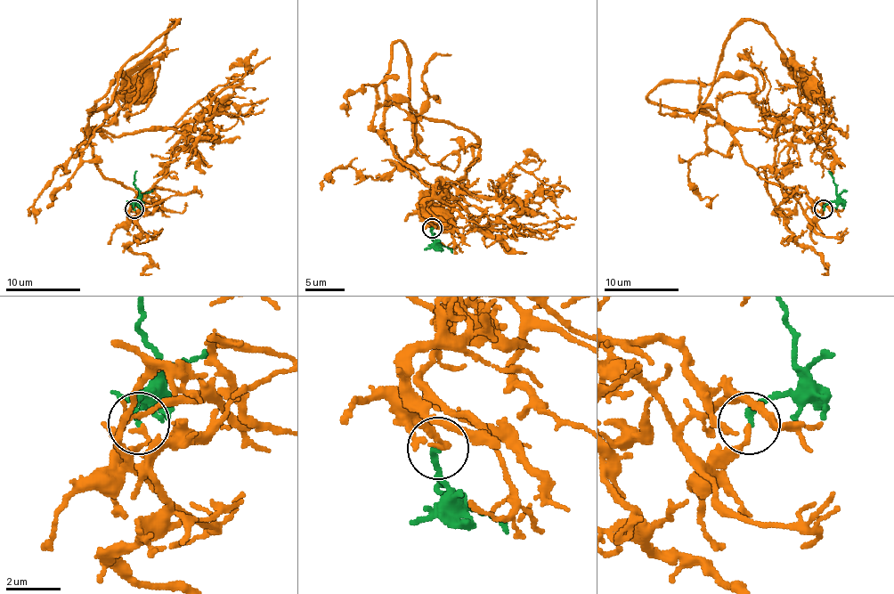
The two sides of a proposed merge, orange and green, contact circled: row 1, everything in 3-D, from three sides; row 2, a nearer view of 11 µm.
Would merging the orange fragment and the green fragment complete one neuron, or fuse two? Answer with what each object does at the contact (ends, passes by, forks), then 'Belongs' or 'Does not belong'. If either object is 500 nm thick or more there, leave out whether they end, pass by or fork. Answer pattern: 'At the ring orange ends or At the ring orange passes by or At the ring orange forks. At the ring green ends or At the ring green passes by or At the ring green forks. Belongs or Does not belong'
At the ring orange ends. At the ring green ends. Does not belong

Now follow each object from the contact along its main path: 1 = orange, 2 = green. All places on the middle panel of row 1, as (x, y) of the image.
1: (433, 227), (426, 206), (434, 191), (383, 134), (391, 104), (449, 120), (476, 142), (475, 160), (425, 221)
2: (433, 227), (431, 231), (438, 241), (433, 239), (434, 233)

